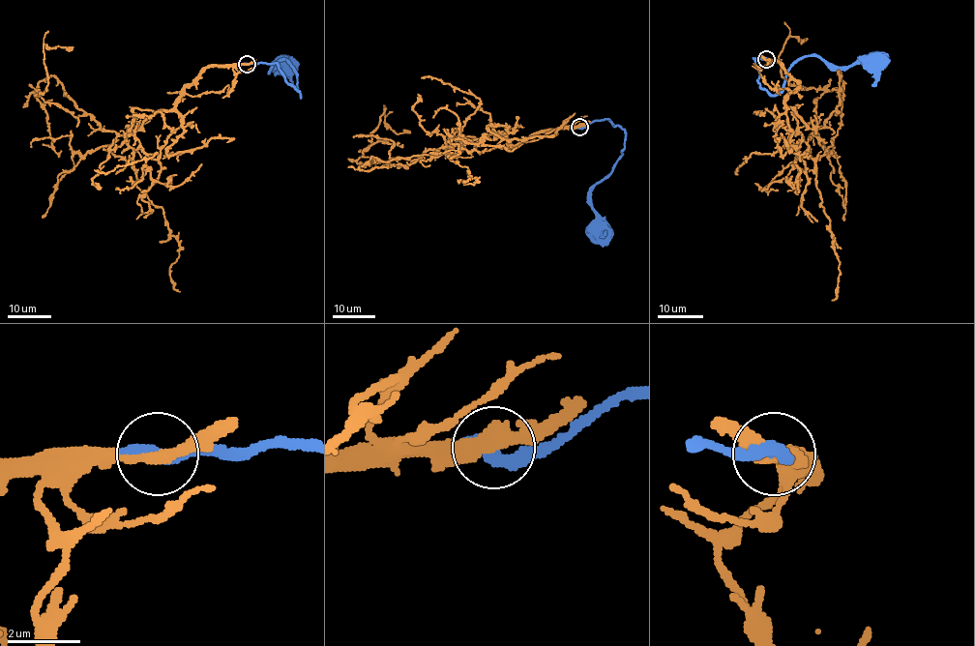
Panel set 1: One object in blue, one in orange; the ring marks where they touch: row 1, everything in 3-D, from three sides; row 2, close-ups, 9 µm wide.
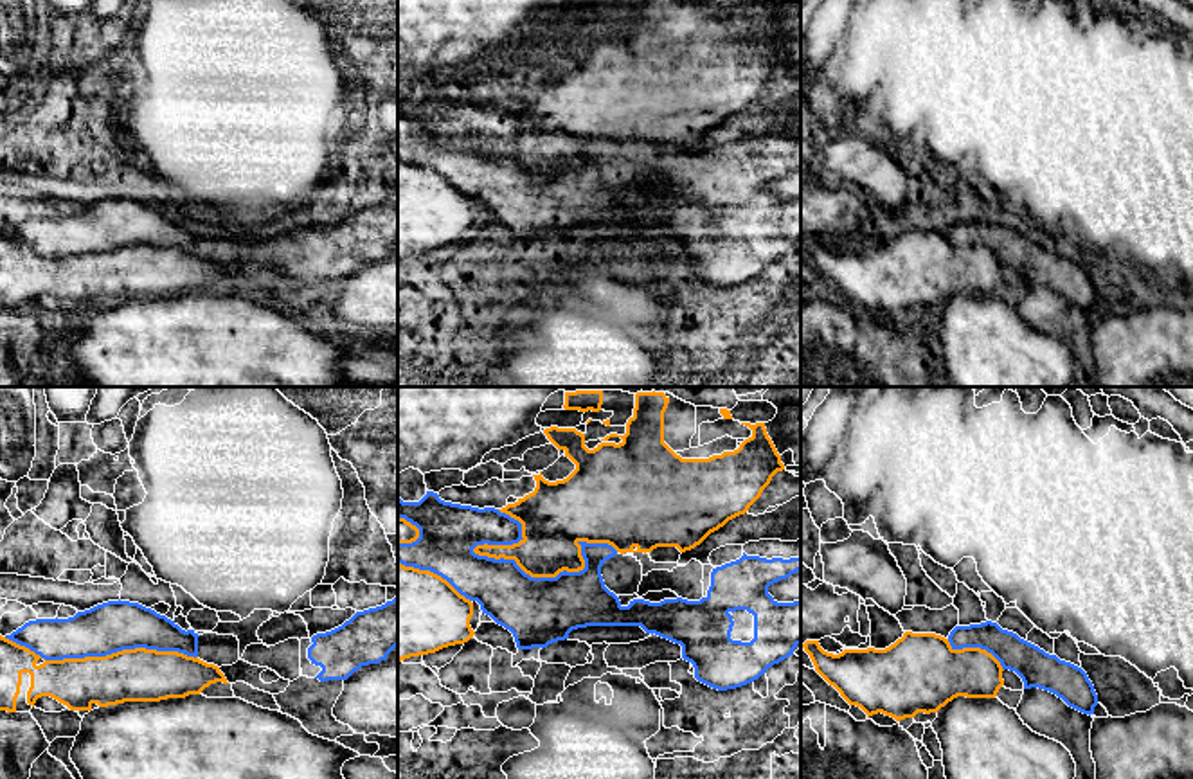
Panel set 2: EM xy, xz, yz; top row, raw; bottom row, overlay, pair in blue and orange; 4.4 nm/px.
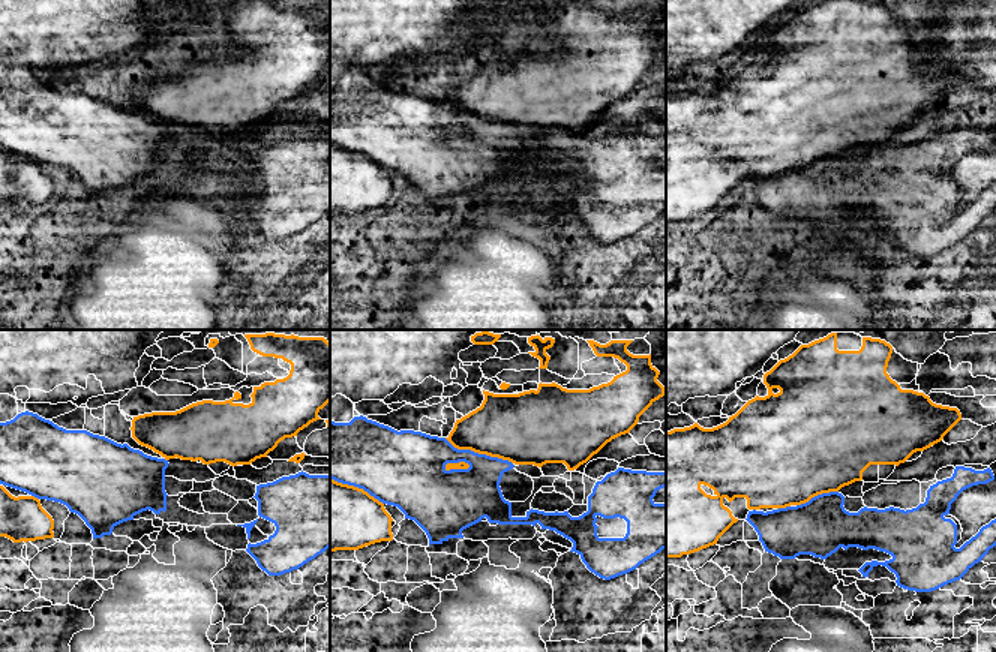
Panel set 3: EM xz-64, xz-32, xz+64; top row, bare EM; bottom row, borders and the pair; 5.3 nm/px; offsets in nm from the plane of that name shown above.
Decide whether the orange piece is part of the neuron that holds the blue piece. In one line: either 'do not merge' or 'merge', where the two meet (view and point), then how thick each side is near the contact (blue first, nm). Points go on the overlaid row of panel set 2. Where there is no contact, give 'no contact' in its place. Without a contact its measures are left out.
do not merge | xz (558, 574) | 300/300 nm

